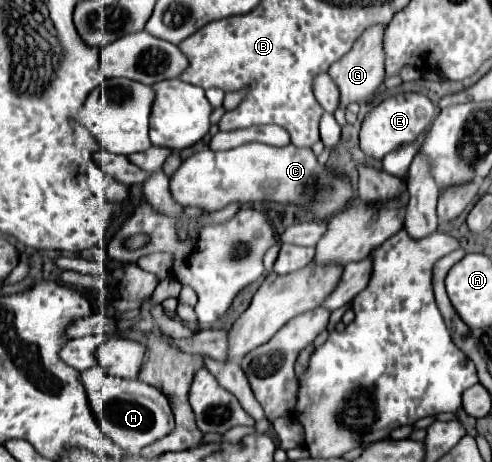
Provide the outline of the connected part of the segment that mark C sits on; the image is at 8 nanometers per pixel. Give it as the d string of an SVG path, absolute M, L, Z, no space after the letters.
M259 142L223 152L213 152L207 148L189 156L169 178L169 190L177 204L199 206L207 212L221 210L229 202L271 200L311 208L311 212L315 212L319 218L329 218L353 198L351 182L345 178L335 178L325 166L319 166L311 148L295 148L293 144L275 148Z

